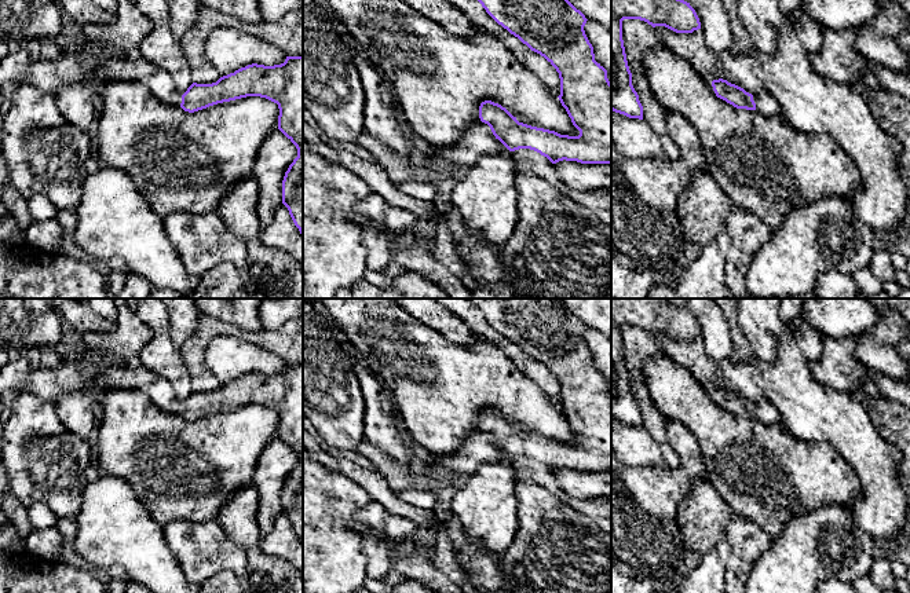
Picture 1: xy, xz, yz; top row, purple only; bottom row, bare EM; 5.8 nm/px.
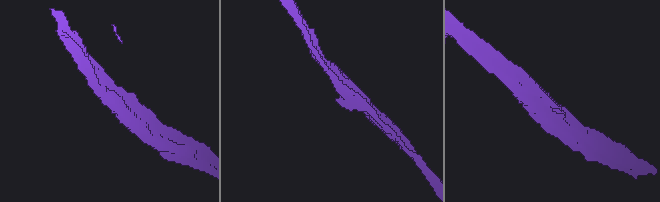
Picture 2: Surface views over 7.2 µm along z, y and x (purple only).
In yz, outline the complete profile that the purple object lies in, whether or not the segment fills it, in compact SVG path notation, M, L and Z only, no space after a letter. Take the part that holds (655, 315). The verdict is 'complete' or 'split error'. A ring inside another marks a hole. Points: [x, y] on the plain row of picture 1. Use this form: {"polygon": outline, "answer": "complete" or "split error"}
{"polygon": "M611 299L611 418L643 428L622 348L624 327L640 327L676 341L692 341L701 330L690 311L669 299Z", "answer": "complete"}

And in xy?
{"polygon": "M25 355L17 360L0 365L0 395L6 391L22 391L56 405L61 396L87 392L95 384L99 387L96 395L109 389L140 391L162 411L180 414L189 421L246 405L260 405L277 411L279 417L278 438L297 457L297 465L289 473L282 488L282 512L288 516L295 534L303 543L303 363L286 365L284 371L274 374L252 371L220 385L212 392L193 391L183 403L176 398L175 389L168 380L146 369L143 365L132 367L116 360L109 366L77 366L72 362L63 362L59 367L48 370L44 367L32 369Z", "answer": "split error"}

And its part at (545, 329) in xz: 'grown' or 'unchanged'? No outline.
grown

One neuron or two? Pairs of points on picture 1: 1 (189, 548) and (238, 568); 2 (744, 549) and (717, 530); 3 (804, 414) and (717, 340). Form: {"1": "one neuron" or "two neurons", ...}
{"1": "one neuron", "2": "one neuron", "3": "two neurons"}

